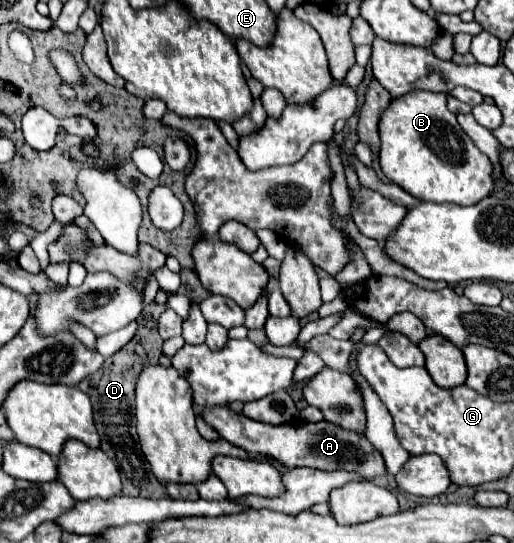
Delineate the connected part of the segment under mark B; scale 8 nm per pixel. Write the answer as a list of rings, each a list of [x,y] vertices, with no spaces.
[[[409,92],[401,98],[395,98],[389,108],[383,112],[379,122],[381,132],[381,170],[383,174],[401,186],[405,192],[415,196],[417,200],[425,202],[455,202],[461,206],[471,206],[481,202],[483,198],[491,196],[495,190],[495,176],[493,176],[493,162],[465,136],[459,128],[455,114],[449,112],[445,94],[433,92]]]

